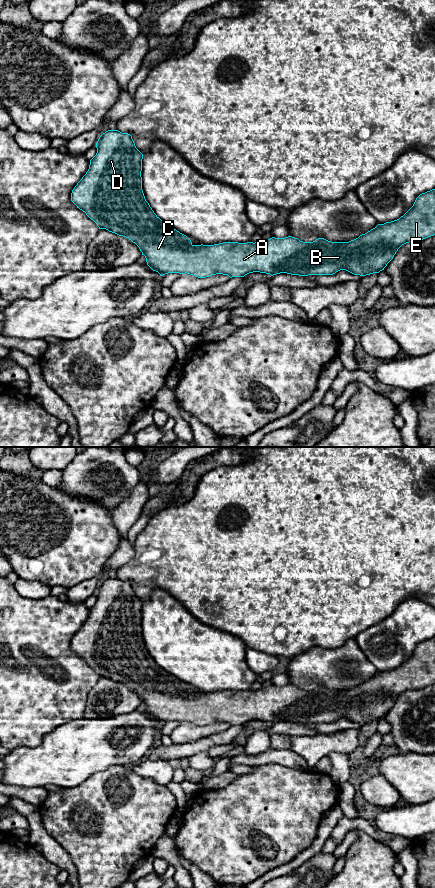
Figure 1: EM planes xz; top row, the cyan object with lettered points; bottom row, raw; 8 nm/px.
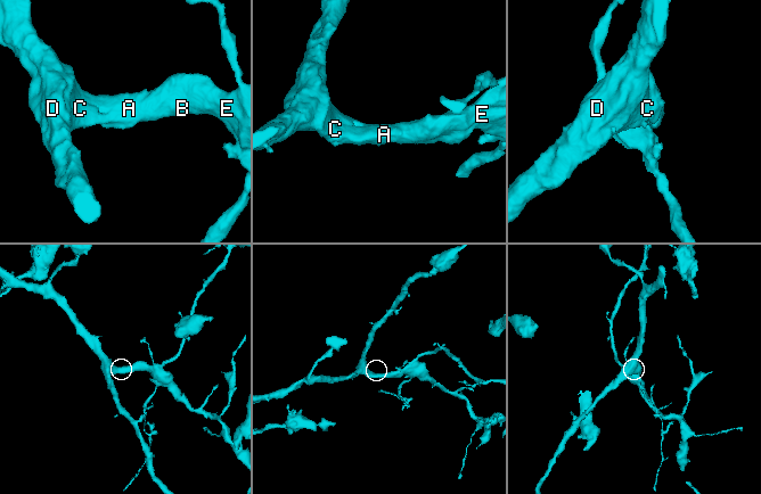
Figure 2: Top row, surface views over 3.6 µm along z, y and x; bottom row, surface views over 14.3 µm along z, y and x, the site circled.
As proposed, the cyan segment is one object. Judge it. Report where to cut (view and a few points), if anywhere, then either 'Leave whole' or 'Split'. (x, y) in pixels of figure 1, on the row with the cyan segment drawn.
No split. Leave whole

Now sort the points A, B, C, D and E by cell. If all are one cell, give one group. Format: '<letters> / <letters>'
A B C D E

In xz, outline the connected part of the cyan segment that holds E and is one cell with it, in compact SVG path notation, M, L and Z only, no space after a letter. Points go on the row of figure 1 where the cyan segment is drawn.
M108 130L105 133L103 133L97 143L96 143L97 153L96 155L90 160L89 169L86 172L86 174L82 177L82 179L77 183L77 185L74 187L71 193L71 201L83 212L86 213L86 215L93 220L99 229L106 229L109 232L115 233L119 236L123 236L131 240L133 243L135 243L140 251L142 252L142 255L145 256L147 265L153 270L158 272L161 276L168 274L168 273L179 273L179 274L190 274L198 278L206 278L212 275L216 274L223 274L228 275L230 278L232 277L244 277L245 275L253 272L260 272L260 273L266 273L270 274L271 276L280 274L280 273L287 273L291 275L299 275L299 276L308 276L308 275L333 275L336 272L340 270L346 270L354 275L360 275L360 276L366 276L373 273L379 273L380 271L384 270L384 268L387 266L387 264L393 259L394 255L398 251L398 249L409 242L418 242L423 239L426 239L428 237L435 235L435 189L432 189L430 191L427 191L425 193L420 194L413 206L399 219L386 222L384 224L378 224L375 228L371 229L365 234L360 235L358 238L351 240L349 242L331 242L324 238L318 238L313 242L303 242L300 241L298 238L288 236L285 238L275 238L272 237L270 239L263 239L258 242L247 242L247 243L238 243L238 242L223 242L219 244L214 245L193 245L191 240L184 234L180 233L164 221L162 221L152 210L149 203L146 201L143 190L142 190L142 177L141 177L141 171L142 171L142 159L143 154L136 148L135 143L132 139L132 136L128 133L122 133L118 130Z

